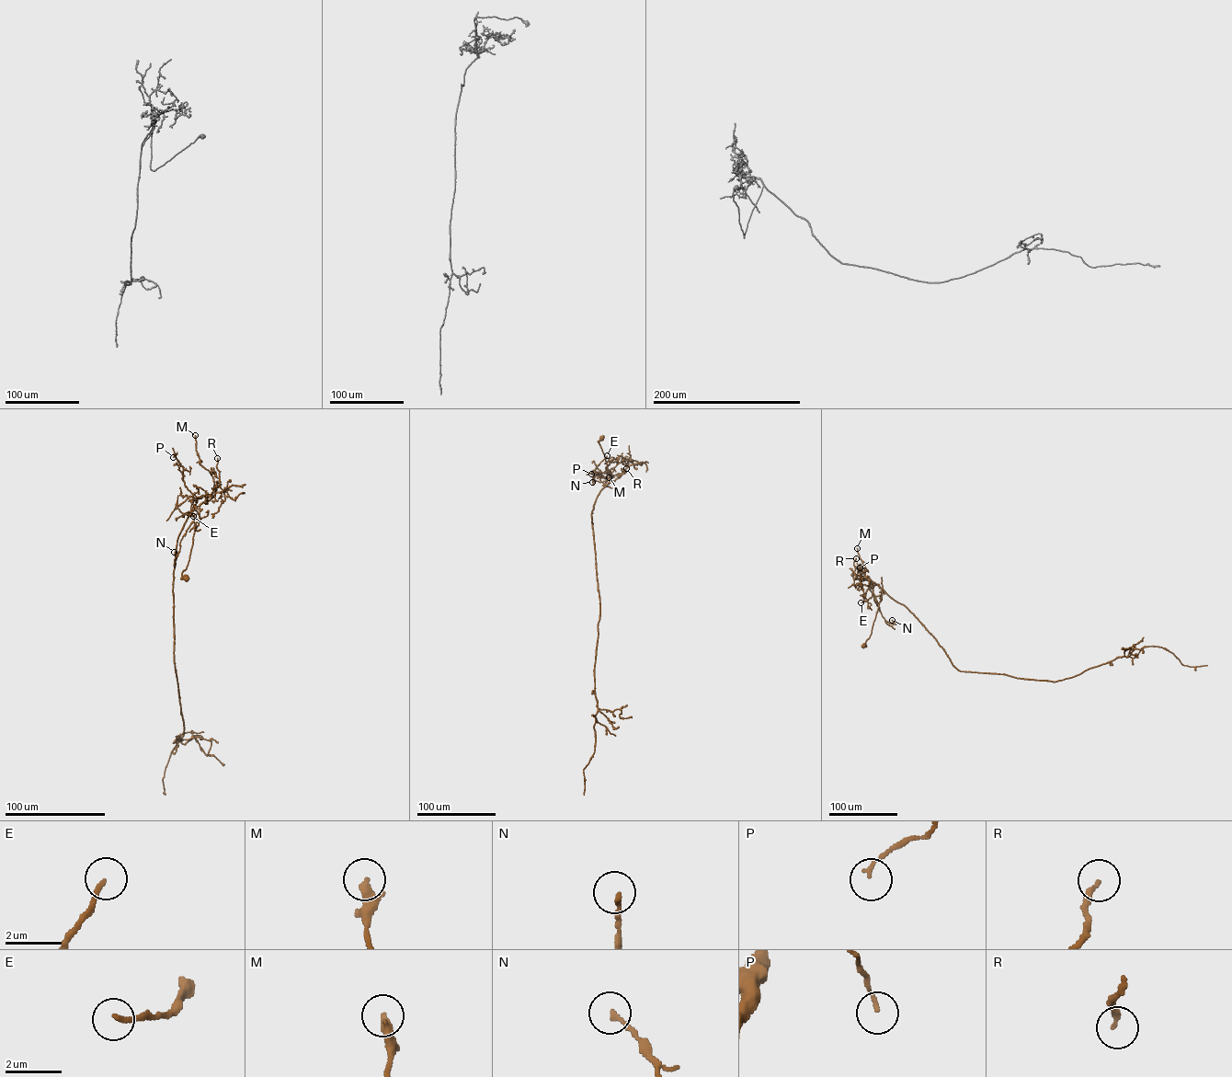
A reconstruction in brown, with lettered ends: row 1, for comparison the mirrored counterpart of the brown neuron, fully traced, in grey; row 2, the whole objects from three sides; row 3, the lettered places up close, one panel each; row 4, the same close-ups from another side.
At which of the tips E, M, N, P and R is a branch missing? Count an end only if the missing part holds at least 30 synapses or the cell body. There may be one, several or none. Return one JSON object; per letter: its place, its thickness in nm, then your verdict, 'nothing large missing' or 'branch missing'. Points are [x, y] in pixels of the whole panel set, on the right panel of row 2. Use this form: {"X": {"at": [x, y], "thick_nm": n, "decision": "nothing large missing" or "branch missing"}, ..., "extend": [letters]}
{"E": {"at": [861, 602], "thick_nm": 160, "decision": "nothing large missing"}, "M": {"at": [857, 548], "thick_nm": 360, "decision": "nothing large missing"}, "N": {"at": [892, 620], "thick_nm": 150, "decision": "nothing large missing"}, "P": {"at": [860, 567], "thick_nm": 110, "decision": "nothing large missing"}, "R": {"at": [856, 558], "thick_nm": 200, "decision": "nothing large missing"}, "extend": []}

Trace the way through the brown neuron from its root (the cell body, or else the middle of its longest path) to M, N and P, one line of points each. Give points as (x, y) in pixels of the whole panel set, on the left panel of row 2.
M: (186, 578), (182, 572), (188, 566), (199, 520), (193, 509), (215, 492), (211, 473), (199, 464), (195, 435)
N: (186, 578), (182, 572), (199, 520), (197, 510), (190, 511), (195, 520), (176, 560), (174, 552)
P: (186, 578), (182, 572), (199, 516), (182, 480), (183, 467), (175, 453), (173, 457)

